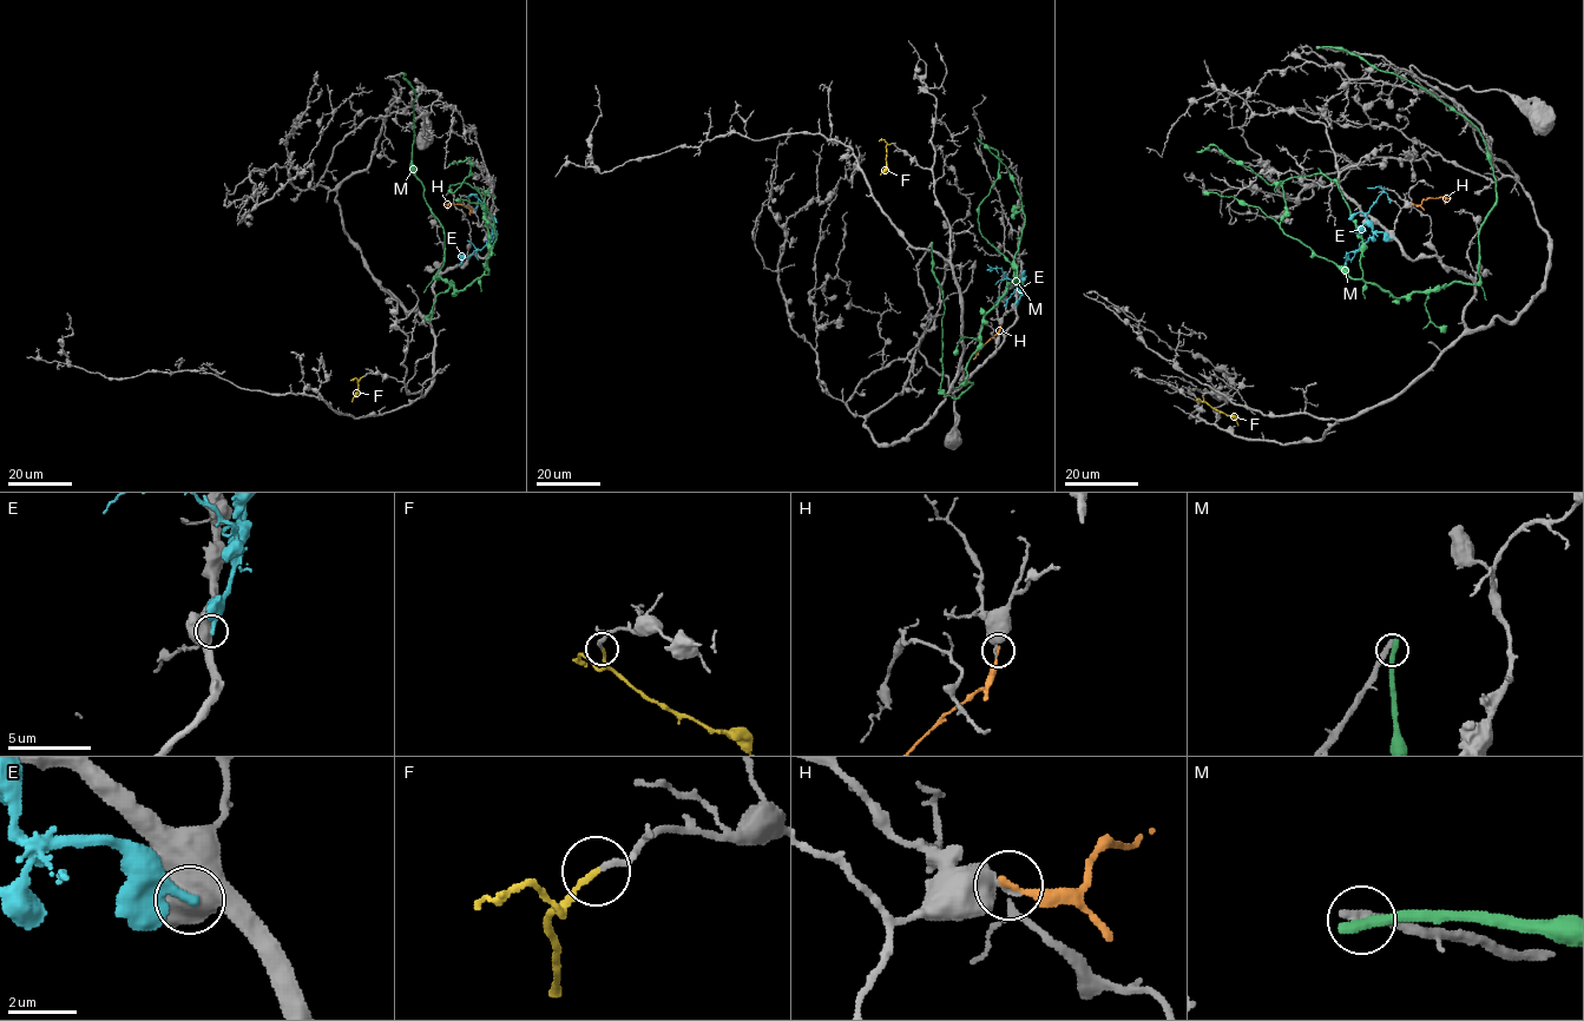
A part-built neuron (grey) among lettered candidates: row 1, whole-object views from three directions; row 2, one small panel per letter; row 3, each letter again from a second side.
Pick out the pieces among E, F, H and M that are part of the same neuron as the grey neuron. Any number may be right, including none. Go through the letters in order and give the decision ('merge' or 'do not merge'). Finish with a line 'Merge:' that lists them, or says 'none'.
E: do not merge
F: merge
H: do not merge
M: do not merge
Merge: F

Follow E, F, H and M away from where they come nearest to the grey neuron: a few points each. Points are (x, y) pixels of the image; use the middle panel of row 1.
E: (1017, 307), (1023, 285), (1006, 300), (1003, 297), (1006, 287)
F: (889, 144), (886, 146), (886, 169), (880, 173)
H: (1000, 325), (999, 333), (973, 360)
M: (932, 244), (940, 389), (957, 399), (986, 315), (1019, 281), (981, 234), (999, 156), (977, 138)

